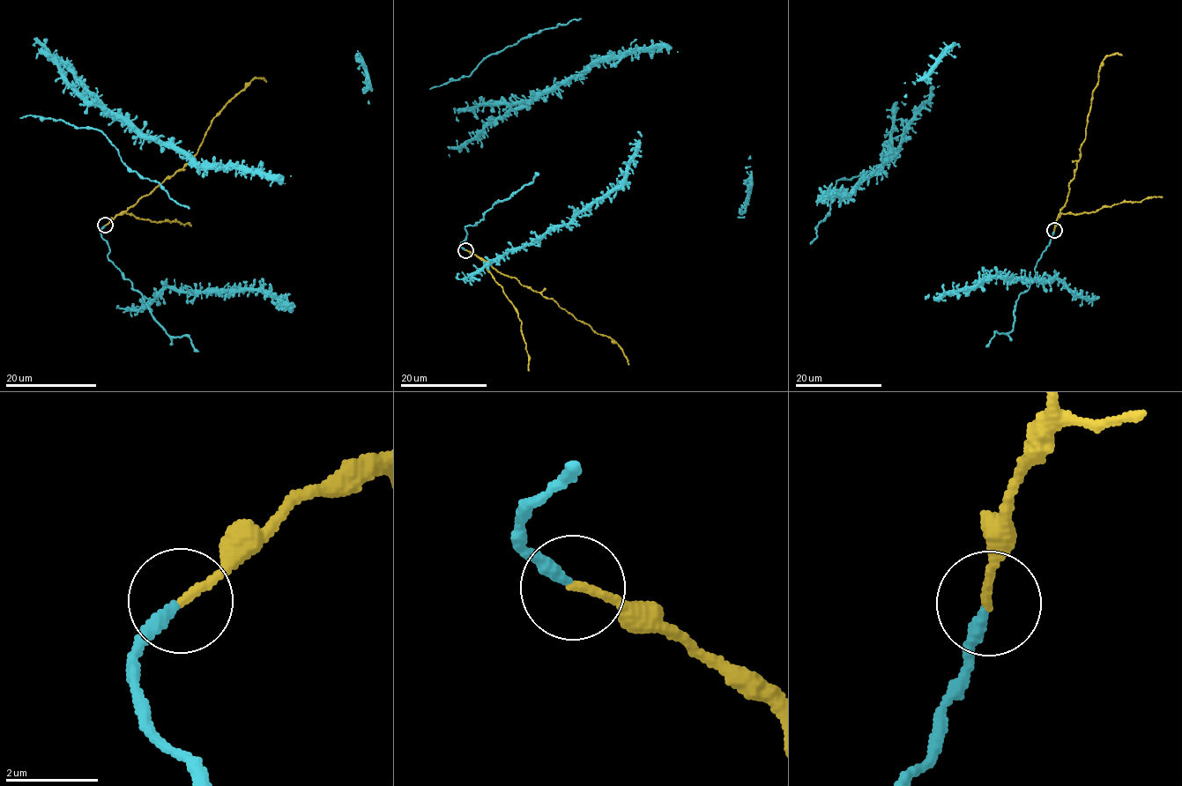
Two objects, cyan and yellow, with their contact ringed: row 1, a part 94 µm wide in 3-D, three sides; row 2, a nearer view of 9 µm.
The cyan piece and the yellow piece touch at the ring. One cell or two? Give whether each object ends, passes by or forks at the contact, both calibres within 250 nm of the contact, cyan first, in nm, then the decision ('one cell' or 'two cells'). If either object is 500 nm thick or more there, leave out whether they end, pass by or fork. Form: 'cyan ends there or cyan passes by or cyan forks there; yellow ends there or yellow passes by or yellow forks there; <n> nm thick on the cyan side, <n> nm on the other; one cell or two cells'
cyan ends there; yellow ends there; 280 nm thick on the cyan side, 180 nm on the other; one cell

